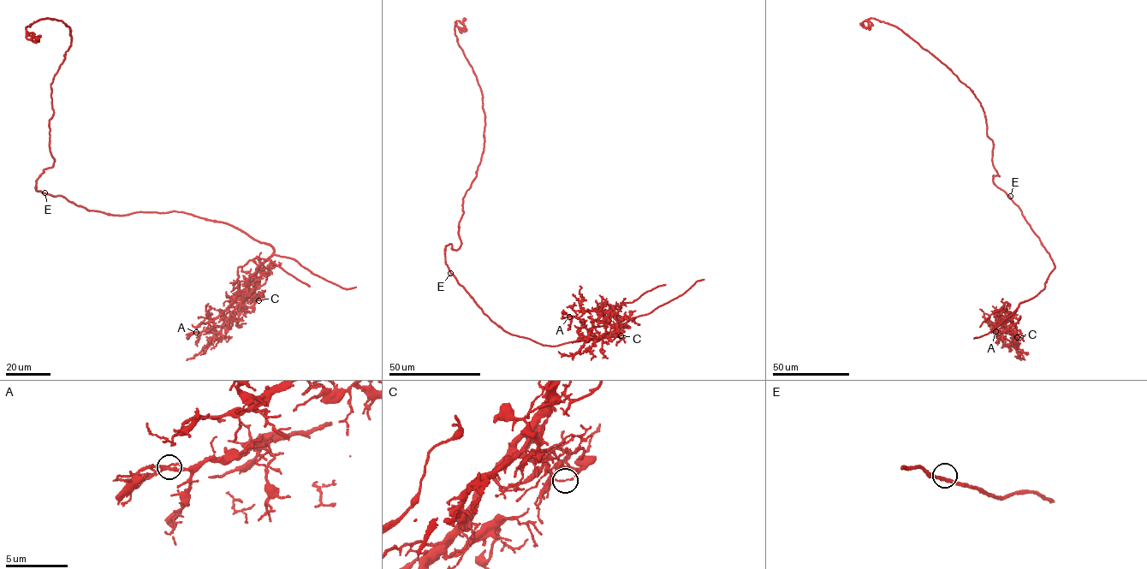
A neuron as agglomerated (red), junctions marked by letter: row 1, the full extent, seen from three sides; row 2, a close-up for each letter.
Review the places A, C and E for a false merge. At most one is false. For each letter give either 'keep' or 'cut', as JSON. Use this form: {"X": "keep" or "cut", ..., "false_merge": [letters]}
{"A": "keep", "C": "cut", "E": "keep", "false_merge": ["C"]}

